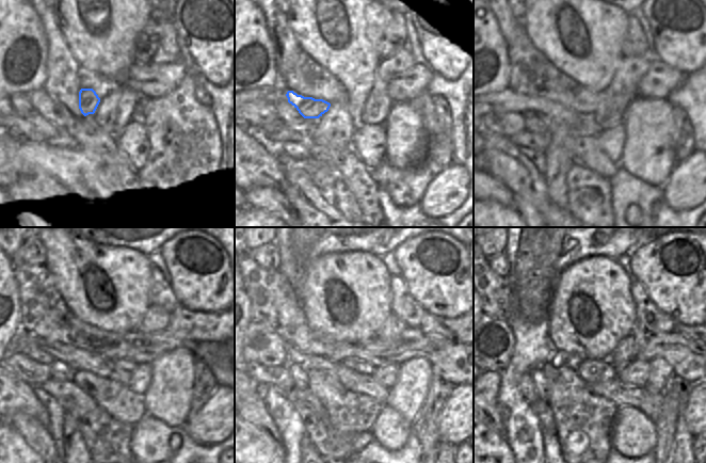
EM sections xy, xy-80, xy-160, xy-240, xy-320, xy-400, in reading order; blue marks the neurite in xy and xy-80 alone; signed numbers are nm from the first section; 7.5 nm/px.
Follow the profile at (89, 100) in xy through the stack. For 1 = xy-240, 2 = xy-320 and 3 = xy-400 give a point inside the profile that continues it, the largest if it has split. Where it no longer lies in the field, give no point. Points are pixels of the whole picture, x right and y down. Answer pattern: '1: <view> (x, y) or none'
1: xy-240 (32, 351)
2: xy-320 (260, 345)
3: xy-400 (495, 341)

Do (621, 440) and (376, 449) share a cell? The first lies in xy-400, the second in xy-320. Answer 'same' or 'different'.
different

